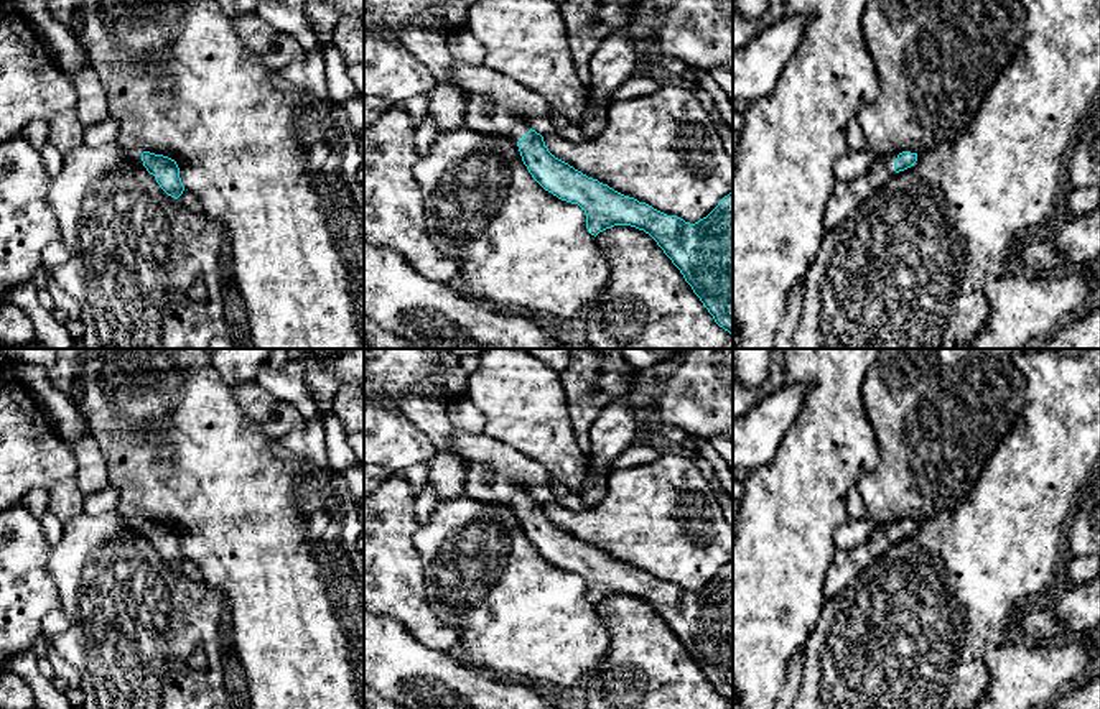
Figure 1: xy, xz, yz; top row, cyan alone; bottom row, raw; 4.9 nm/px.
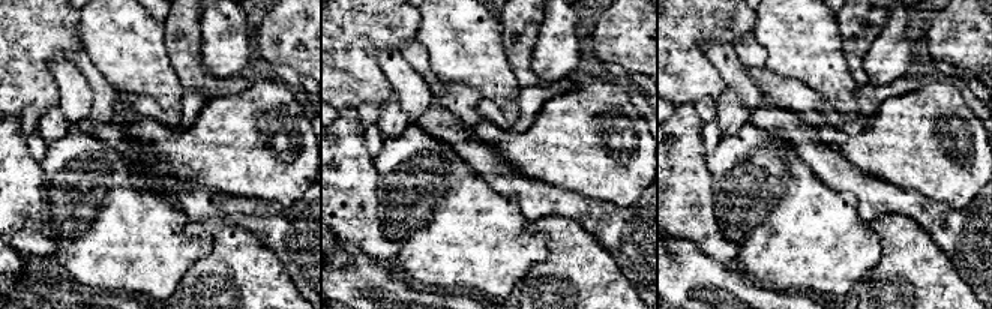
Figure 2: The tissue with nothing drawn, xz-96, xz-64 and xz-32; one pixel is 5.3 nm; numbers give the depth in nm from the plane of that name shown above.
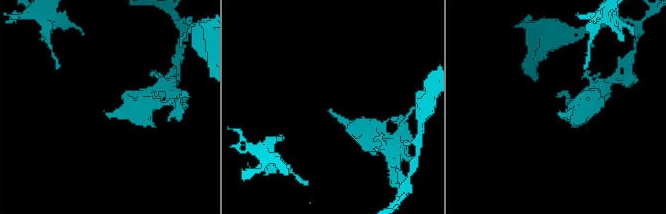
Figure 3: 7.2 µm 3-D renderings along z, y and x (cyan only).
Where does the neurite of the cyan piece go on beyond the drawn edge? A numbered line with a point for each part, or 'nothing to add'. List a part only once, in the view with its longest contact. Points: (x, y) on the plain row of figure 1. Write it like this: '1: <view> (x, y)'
1: yz (848, 565)

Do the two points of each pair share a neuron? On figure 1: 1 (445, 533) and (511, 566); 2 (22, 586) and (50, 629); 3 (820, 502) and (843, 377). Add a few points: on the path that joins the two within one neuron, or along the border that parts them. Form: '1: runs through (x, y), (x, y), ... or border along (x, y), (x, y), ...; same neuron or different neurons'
1: runs through (461, 542), (494, 566); same neuron
2: border along (60, 606), (43, 619), (41, 634); different neurons
3: runs through (820, 471), (820, 459), (830, 446), (834, 408); same neuron

